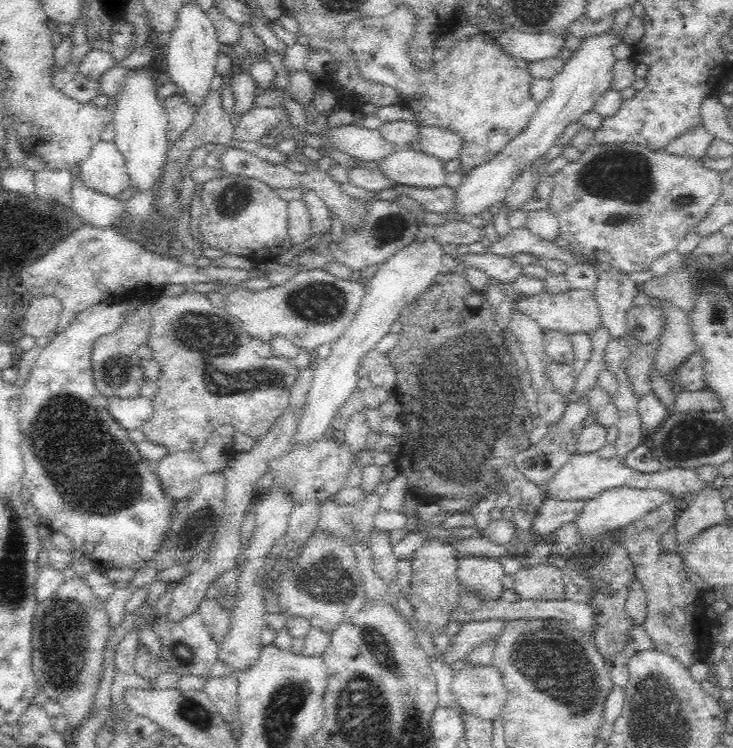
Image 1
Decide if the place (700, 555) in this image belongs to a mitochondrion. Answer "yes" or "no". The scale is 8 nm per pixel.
no

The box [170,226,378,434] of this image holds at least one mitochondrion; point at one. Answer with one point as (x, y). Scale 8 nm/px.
(314, 302)

